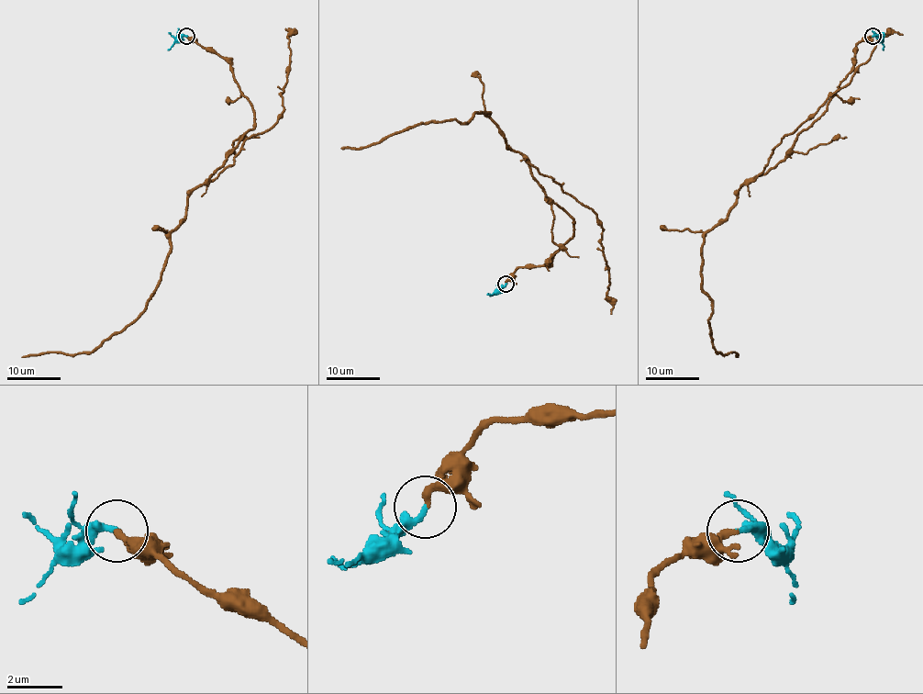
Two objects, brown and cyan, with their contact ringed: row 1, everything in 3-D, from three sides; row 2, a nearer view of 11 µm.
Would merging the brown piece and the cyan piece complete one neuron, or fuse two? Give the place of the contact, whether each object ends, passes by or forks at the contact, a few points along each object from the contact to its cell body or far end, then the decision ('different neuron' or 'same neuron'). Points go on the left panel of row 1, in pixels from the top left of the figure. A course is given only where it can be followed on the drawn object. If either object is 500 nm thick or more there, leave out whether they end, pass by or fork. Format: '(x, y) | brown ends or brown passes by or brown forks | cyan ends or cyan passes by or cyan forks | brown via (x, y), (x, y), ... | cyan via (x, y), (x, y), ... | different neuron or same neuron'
(186, 36) | brown ends | cyan ends | brown via (186, 36), (230, 64), (254, 126), (189, 195), (157, 288), (136, 319), (91, 352), (21, 357) | cyan via (186, 36), (168, 50) | same neuron

